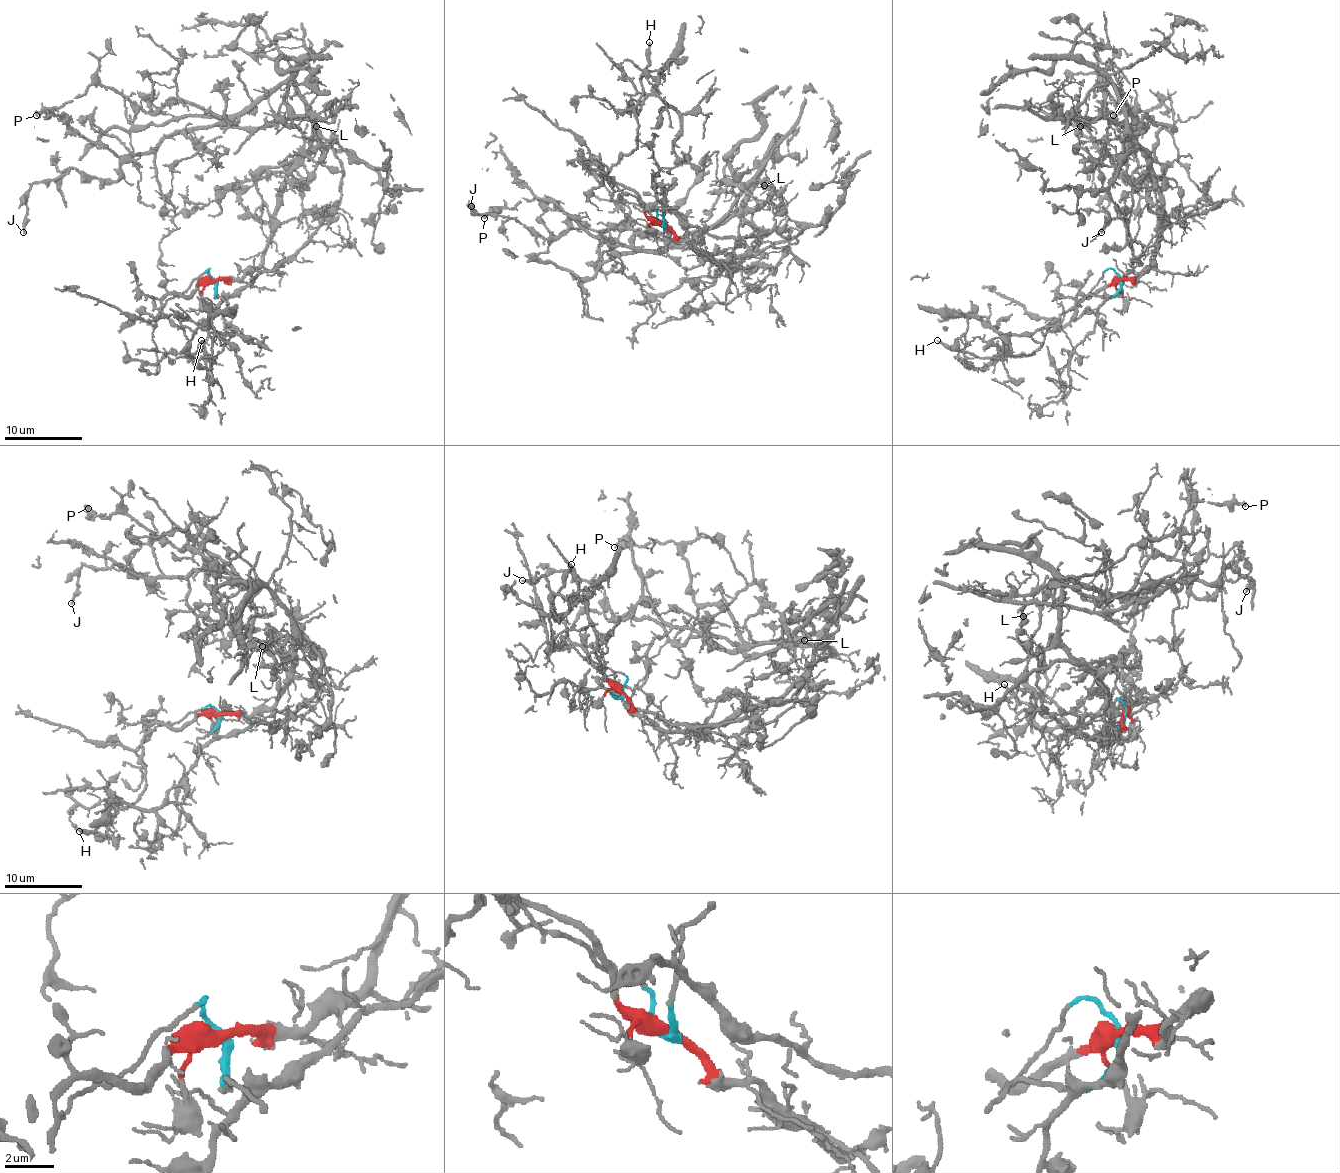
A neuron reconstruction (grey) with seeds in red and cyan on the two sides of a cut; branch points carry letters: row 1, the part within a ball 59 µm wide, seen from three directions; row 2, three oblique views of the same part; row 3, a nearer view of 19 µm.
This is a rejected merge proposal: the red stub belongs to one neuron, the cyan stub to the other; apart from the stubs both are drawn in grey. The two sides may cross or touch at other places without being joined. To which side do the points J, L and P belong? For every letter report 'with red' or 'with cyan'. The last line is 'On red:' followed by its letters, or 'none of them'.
J: with red
L: with red
P: with red
On red: J, L, P

